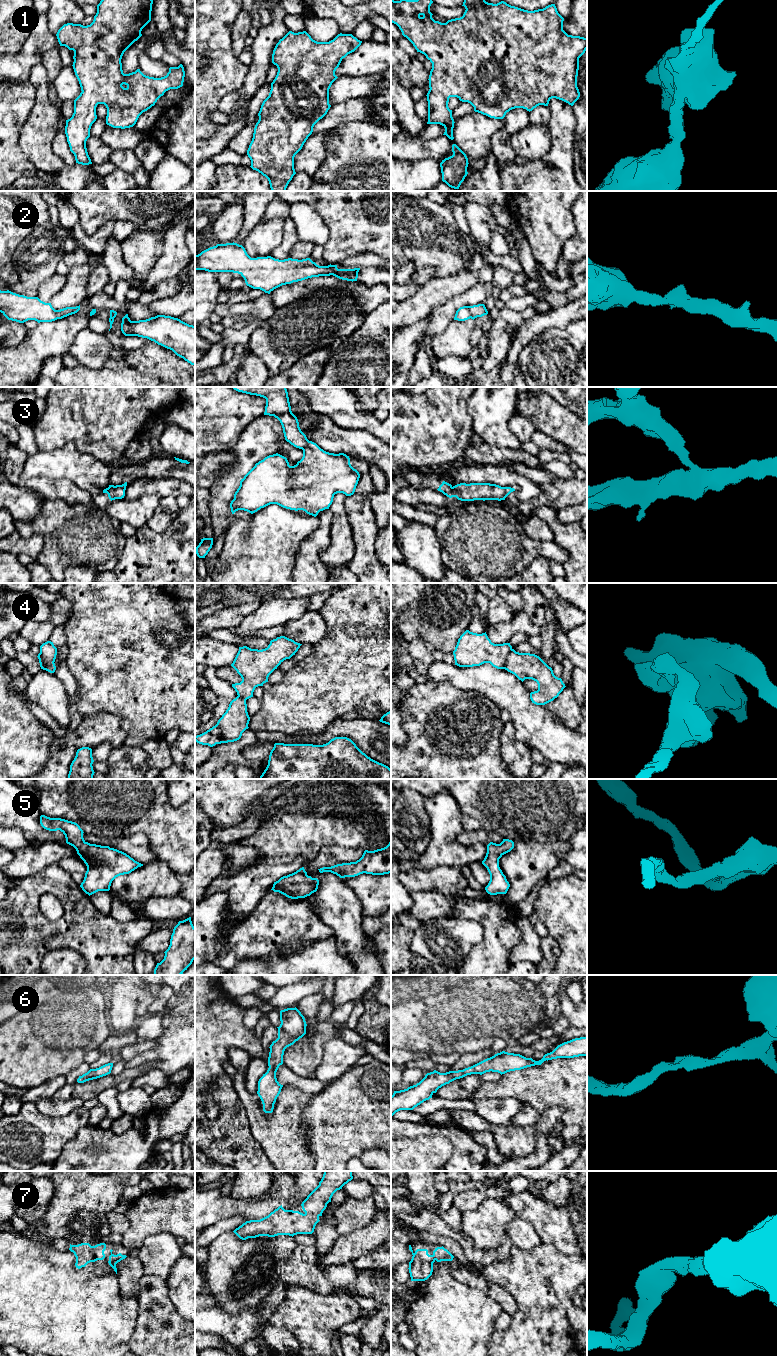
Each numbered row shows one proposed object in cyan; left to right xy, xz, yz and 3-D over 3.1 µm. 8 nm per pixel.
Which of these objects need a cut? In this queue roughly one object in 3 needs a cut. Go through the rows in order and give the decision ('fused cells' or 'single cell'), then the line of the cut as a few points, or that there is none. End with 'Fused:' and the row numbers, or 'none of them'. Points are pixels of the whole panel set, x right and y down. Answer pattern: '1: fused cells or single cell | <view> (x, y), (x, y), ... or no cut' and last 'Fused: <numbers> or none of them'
1: single cell | no cut
2: single cell | no cut
3: fused cells | yz (452, 487), (446, 495)
4: fused cells | yz (512, 649), (506, 657), (504, 668)
5: single cell | no cut
6: single cell | no cut
7: single cell | no cut
Fused: 3, 4

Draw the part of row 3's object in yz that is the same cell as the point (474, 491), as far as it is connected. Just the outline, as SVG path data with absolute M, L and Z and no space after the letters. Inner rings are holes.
M460 483L452 487L447 497L456 497L461 501L474 500L505 500L505 498L515 491L511 487L501 487L490 483Z

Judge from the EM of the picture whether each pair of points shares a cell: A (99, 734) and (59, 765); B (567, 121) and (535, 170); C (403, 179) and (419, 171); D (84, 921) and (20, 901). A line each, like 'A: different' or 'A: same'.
A: same
B: same
C: same
D: same

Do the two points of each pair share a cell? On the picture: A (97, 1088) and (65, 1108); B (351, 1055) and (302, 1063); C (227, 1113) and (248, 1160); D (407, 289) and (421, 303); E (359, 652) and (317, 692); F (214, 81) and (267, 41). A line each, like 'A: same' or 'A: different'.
A: different
B: different
C: same
D: different
E: same
F: different

